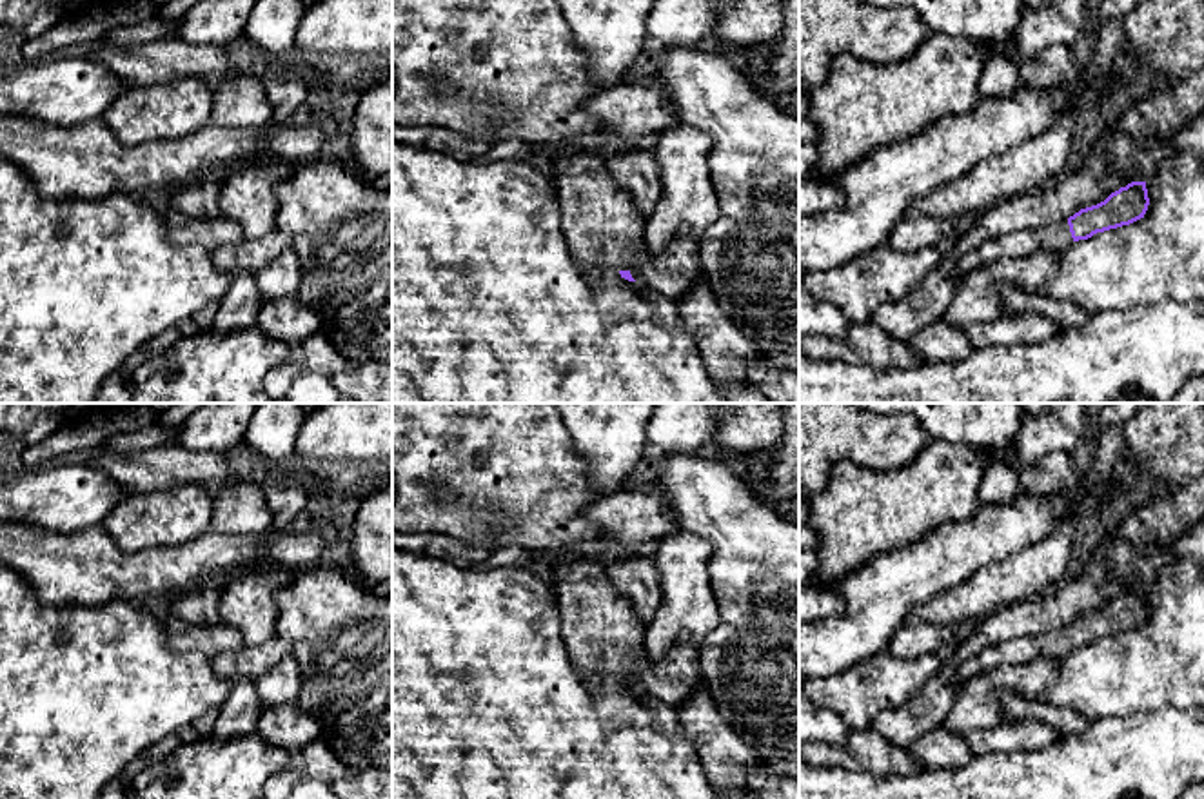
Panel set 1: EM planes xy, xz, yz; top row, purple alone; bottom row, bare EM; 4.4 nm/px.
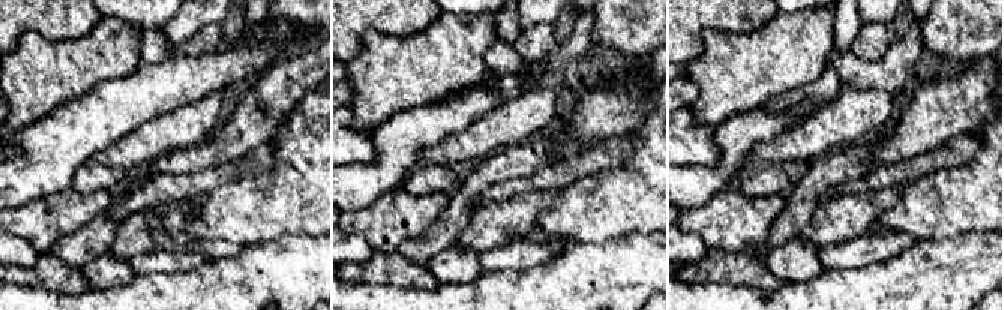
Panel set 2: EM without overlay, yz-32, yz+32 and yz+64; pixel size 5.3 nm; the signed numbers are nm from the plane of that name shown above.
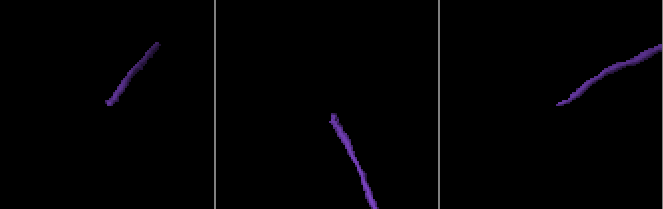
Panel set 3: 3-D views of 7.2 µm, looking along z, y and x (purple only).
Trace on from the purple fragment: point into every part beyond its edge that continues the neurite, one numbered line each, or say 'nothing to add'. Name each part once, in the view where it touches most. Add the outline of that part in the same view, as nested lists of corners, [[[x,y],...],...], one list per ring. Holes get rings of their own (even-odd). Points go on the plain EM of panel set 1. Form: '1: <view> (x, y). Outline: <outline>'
1: yz (1052, 645). Outline: [[[1057,626],[1033,637],[1001,641],[964,661],[955,679],[964,683],[1002,665],[1021,665],[1035,659],[1059,661],[1070,654],[1071,648],[1068,626]]]

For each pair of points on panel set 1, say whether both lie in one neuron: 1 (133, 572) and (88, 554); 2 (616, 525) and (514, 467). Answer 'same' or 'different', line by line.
1: same
2: different

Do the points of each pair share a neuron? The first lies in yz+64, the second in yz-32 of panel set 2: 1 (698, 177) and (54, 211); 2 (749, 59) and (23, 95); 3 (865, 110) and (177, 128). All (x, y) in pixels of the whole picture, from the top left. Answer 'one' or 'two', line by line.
1: two
2: one
3: one

